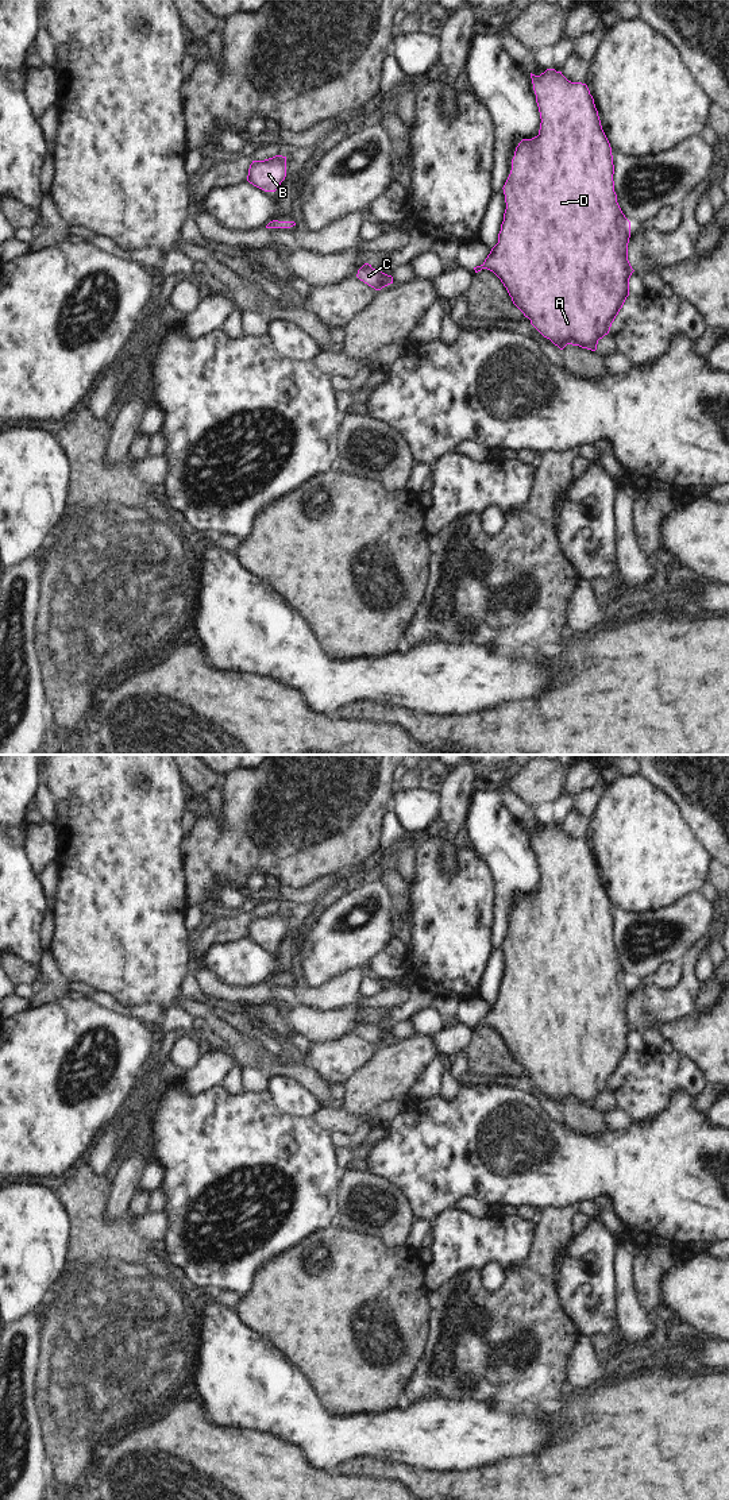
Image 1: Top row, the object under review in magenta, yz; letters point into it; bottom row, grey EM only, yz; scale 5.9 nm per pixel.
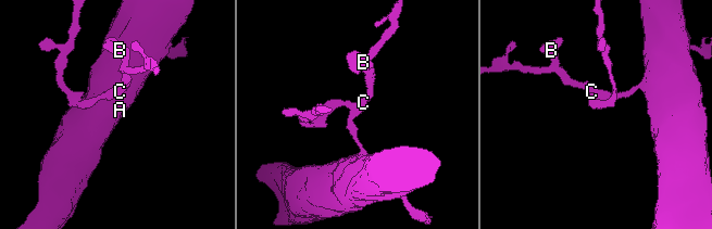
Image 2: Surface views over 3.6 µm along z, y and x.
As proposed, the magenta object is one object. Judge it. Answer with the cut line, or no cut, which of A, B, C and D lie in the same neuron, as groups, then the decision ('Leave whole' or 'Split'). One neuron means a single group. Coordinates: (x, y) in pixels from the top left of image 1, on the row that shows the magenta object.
No split. Groups: A B C D. Leave whole.

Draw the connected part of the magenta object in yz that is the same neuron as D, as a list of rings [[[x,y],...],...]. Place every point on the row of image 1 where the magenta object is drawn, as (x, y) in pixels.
[[[555,69],[540,76],[531,73],[531,78],[541,119],[539,135],[522,139],[516,147],[512,170],[502,188],[506,209],[498,243],[474,270],[493,271],[513,304],[560,350],[572,344],[595,351],[629,296],[629,278],[634,271],[628,261],[630,221],[617,203],[612,147],[587,85],[568,81]]]

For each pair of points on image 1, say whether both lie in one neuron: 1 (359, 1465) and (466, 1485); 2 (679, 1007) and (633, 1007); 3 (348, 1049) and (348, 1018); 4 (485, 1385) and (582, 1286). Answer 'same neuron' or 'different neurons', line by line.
1: same neuron
2: same neuron
3: different neurons
4: different neurons

